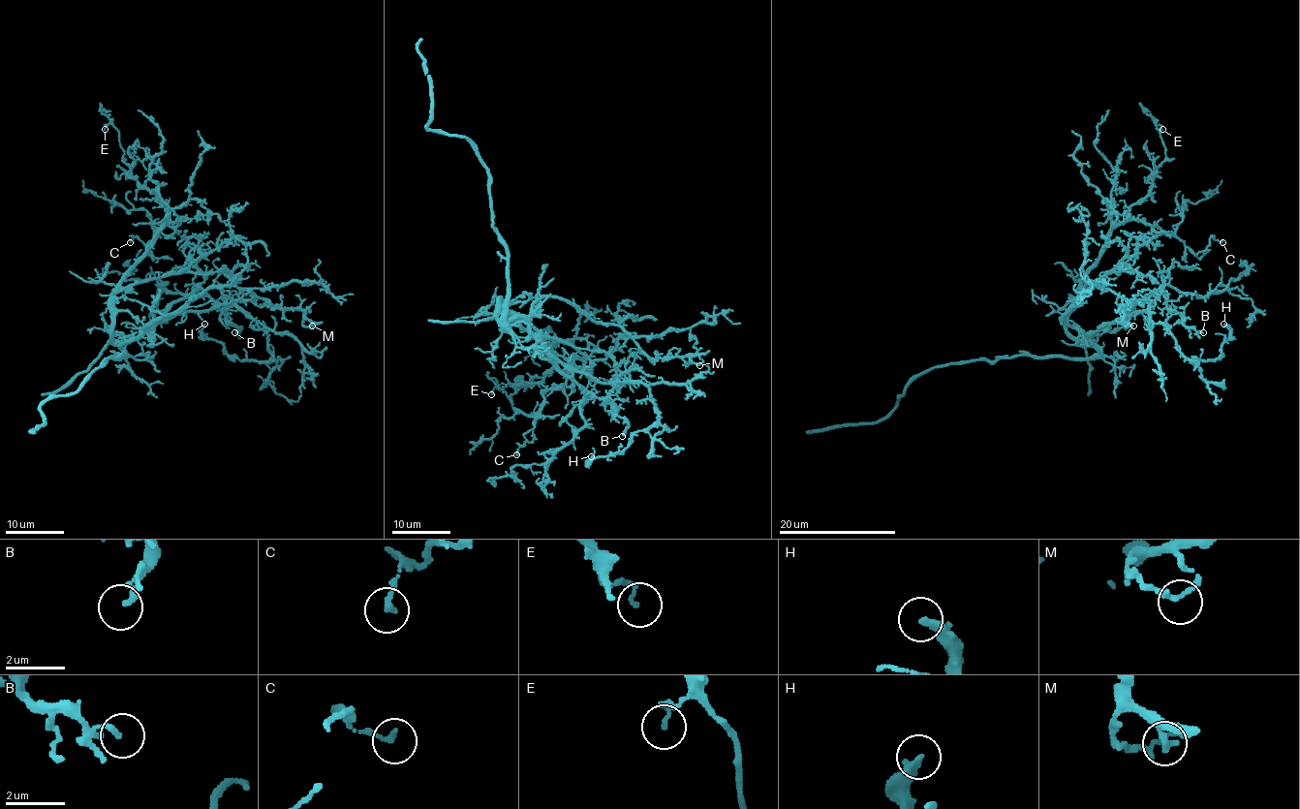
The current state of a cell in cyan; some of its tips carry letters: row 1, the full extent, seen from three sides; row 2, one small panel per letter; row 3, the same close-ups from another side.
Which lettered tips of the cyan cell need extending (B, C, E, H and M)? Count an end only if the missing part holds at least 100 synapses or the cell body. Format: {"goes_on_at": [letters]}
{"goes_on_at": []}

